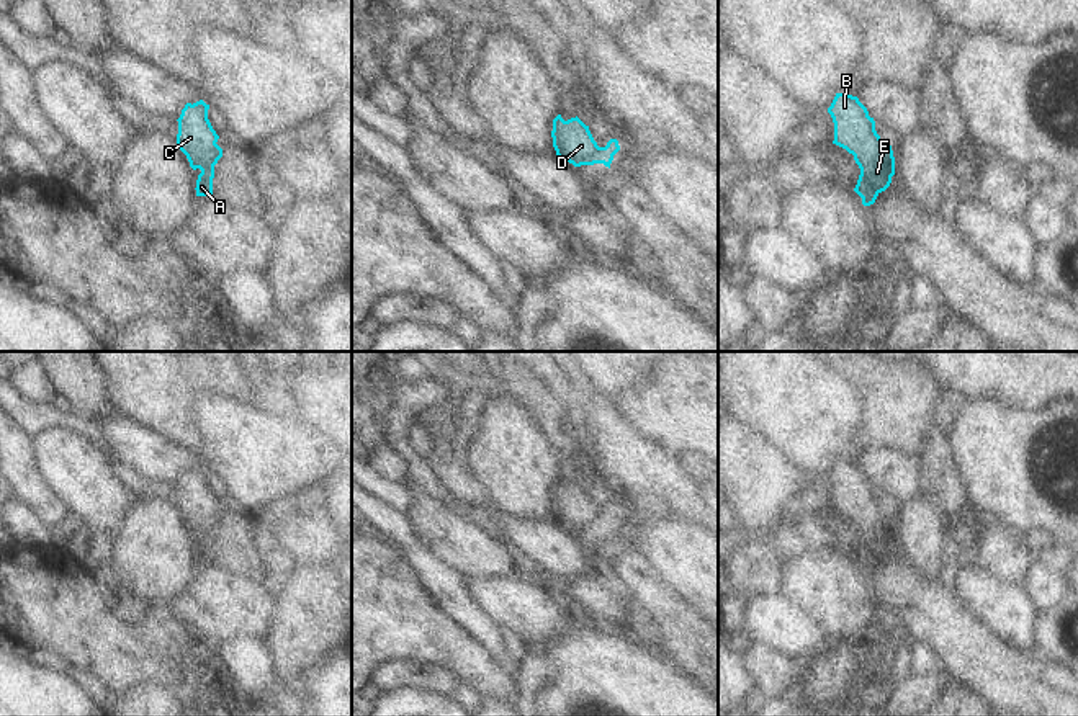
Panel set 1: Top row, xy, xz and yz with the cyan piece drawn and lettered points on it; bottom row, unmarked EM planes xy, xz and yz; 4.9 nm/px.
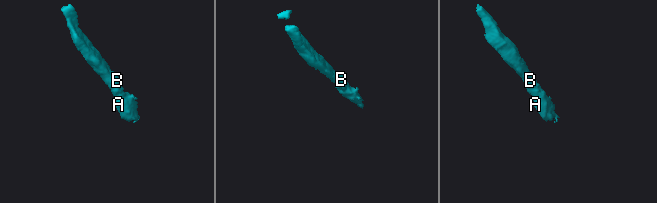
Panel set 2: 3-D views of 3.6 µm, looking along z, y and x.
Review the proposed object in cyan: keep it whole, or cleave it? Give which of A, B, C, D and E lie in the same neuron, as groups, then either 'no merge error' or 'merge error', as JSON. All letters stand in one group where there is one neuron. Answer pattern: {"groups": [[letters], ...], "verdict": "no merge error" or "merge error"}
{"groups": [["A", "B", "C", "D", "E"]], "verdict": "no merge error"}

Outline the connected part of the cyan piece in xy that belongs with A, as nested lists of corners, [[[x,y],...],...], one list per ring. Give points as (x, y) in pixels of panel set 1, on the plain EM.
[[[203,466],[186,469],[178,487],[177,510],[186,521],[193,536],[201,539],[196,546],[196,562],[213,561],[214,531],[222,523],[222,515],[216,510],[219,502],[208,486],[209,471]]]

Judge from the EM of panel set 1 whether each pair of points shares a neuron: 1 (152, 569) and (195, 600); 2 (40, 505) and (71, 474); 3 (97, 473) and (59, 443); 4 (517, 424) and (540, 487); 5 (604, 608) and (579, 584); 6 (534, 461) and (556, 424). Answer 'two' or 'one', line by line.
1: two
2: two
3: one
4: one
5: one
6: two

